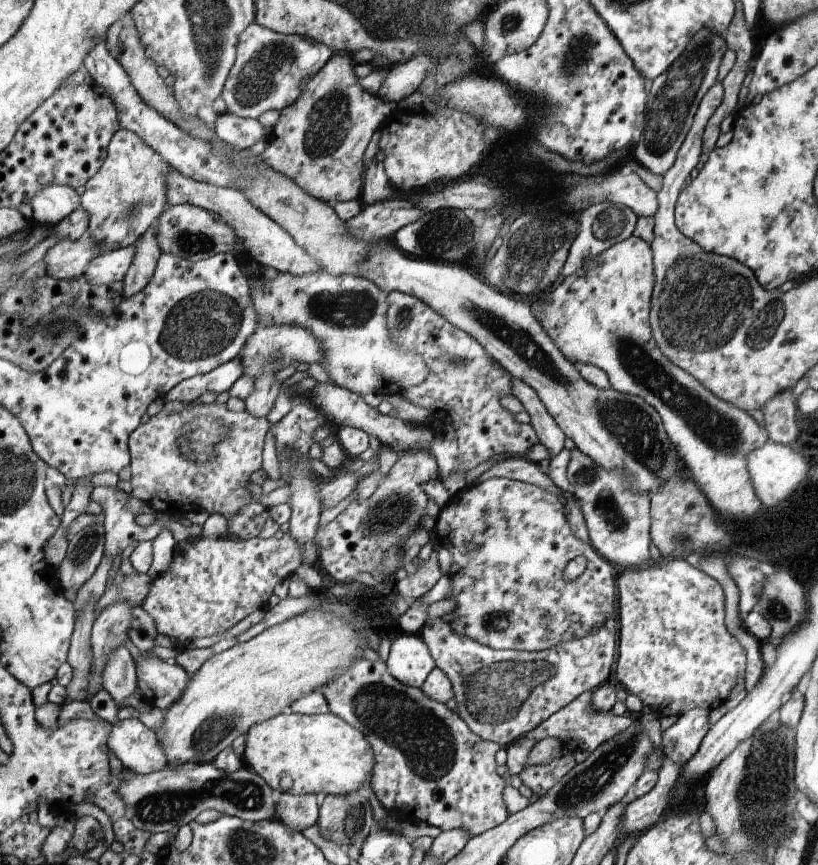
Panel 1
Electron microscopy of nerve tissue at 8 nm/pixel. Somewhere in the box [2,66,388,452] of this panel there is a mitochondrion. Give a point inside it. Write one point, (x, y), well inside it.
(202, 324)

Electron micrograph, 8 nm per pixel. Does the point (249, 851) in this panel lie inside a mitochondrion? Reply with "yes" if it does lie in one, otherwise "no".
yes

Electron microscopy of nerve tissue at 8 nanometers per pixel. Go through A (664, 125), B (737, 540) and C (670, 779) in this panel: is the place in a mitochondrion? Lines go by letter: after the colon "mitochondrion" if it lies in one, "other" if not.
A: mitochondrion
B: other
C: other

